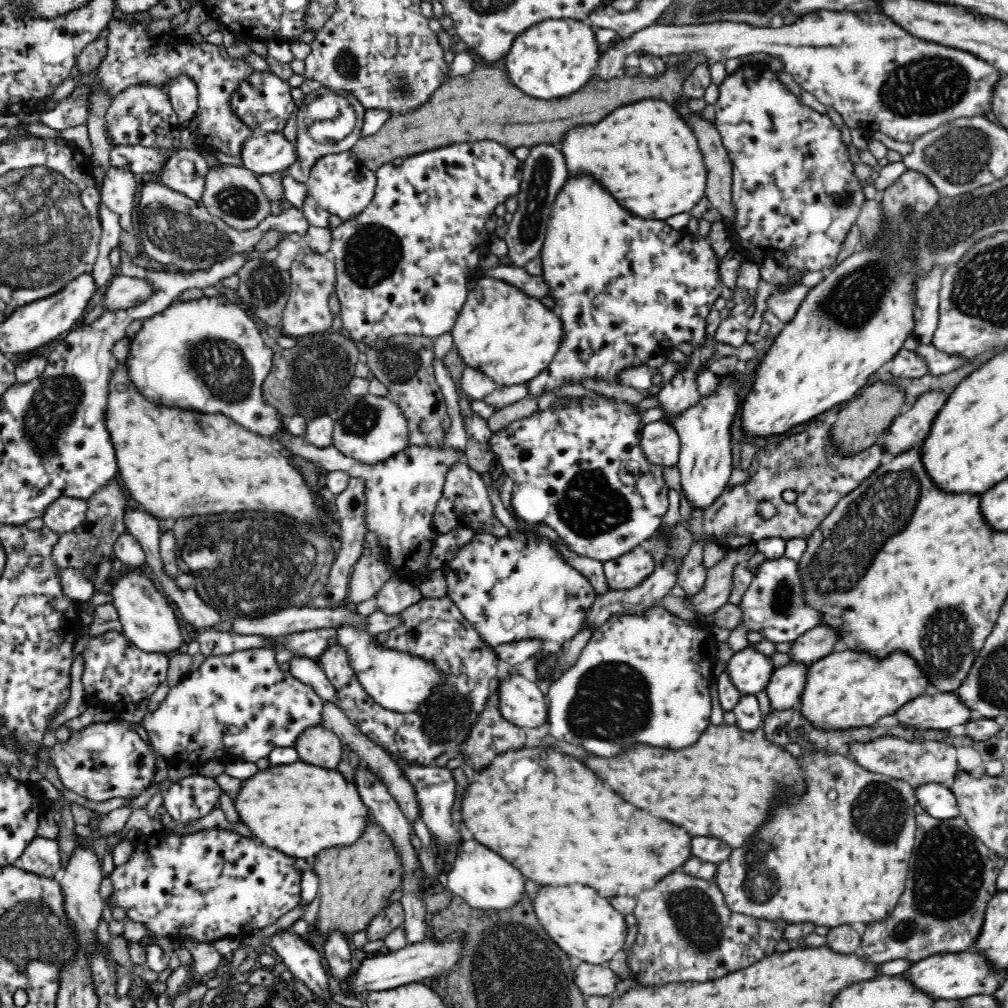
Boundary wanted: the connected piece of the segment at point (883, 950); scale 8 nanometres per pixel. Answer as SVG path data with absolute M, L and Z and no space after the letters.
M926 812L918 815L916 818L915 846L911 850L911 858L908 863L908 878L905 882L904 892L900 895L899 902L896 903L894 910L892 910L891 914L888 915L886 919L867 925L861 940L864 958L868 958L869 962L876 962L876 964L882 964L882 962L889 963L894 960L908 960L910 963L914 964L917 961L923 960L925 957L970 950L971 946L975 943L975 937L980 933L988 901L997 893L996 880L1002 870L1002 860L997 857L998 854L988 848L988 846L972 832L972 829L968 826L967 821L963 817L937 820L929 816Z

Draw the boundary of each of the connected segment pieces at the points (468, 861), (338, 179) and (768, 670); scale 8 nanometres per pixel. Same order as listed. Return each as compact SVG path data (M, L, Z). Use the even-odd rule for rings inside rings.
M470 839L462 842L462 846L458 848L452 868L447 874L447 889L466 900L472 908L504 910L516 906L522 900L526 894L525 880L526 876L515 865L510 864L497 852L476 842L476 839Z
M350 149L322 156L312 167L306 185L307 192L312 195L318 206L343 221L352 221L372 202L376 192L376 173L365 167Z
M750 644L735 652L727 662L729 682L741 696L754 696L766 689L774 671L770 657L760 653Z

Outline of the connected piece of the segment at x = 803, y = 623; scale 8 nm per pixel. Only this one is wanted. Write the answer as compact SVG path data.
M786 556L772 560L766 559L762 564L751 569L751 573L753 574L751 584L742 596L741 603L738 604L744 615L743 624L748 630L760 632L765 640L778 644L778 642L792 642L798 636L802 636L804 632L819 625L819 614L816 610L808 608L804 602L800 574L797 572L797 561Z

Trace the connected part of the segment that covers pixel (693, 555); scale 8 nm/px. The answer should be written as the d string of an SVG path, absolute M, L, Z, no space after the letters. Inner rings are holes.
M695 542L689 549L688 554L682 558L682 566L678 568L678 586L681 586L686 594L700 592L704 588L707 569L702 565L703 545Z

